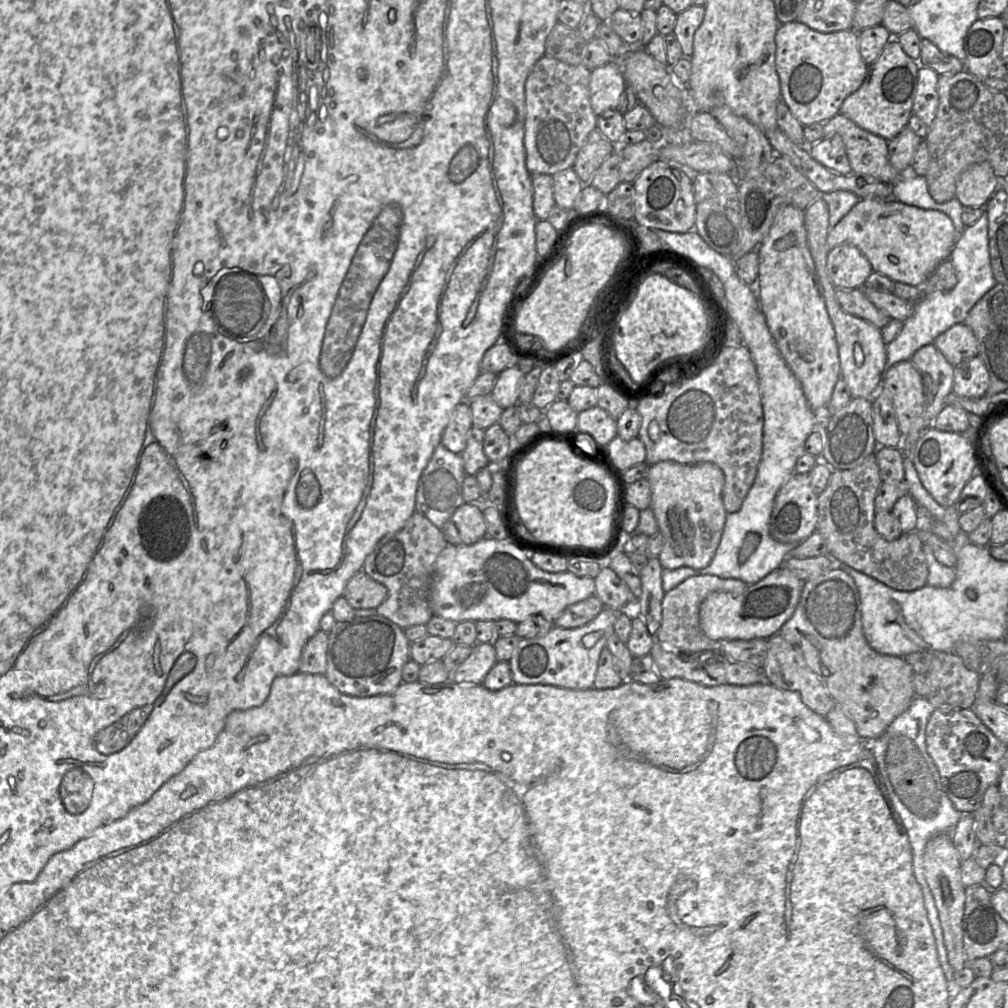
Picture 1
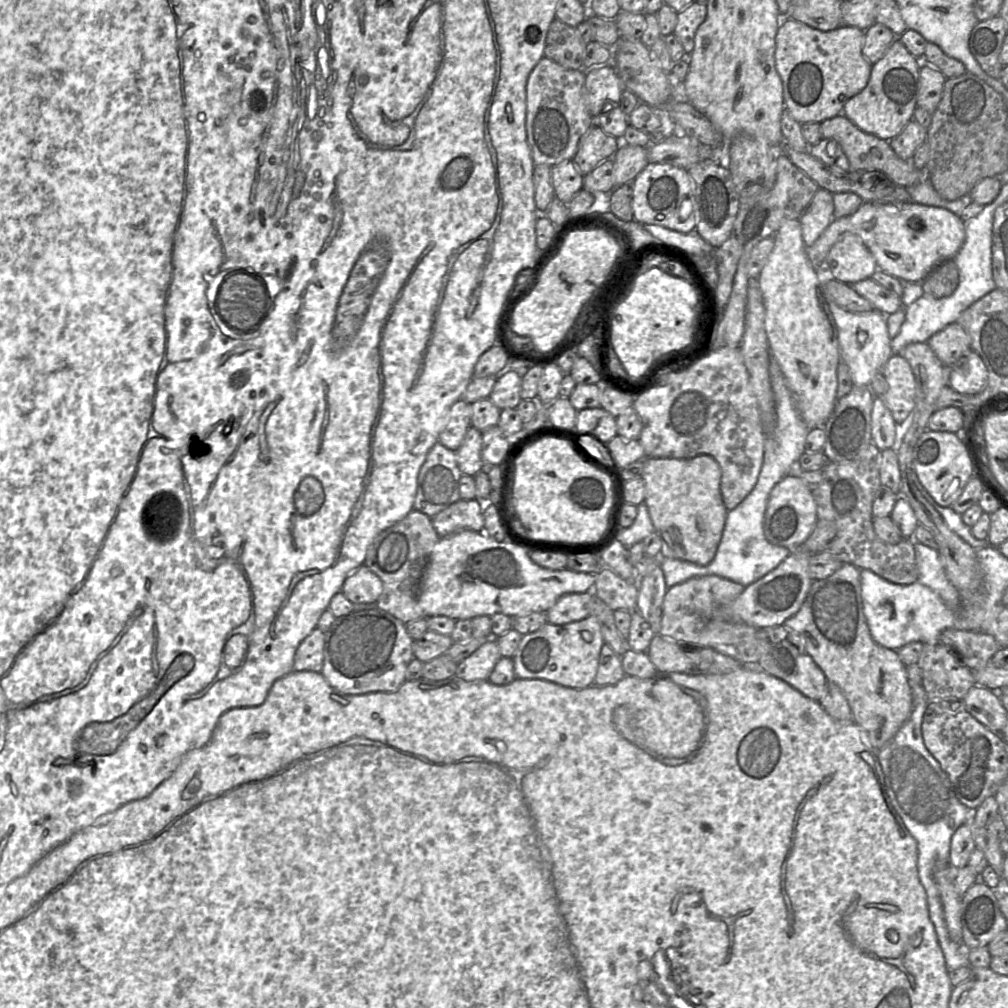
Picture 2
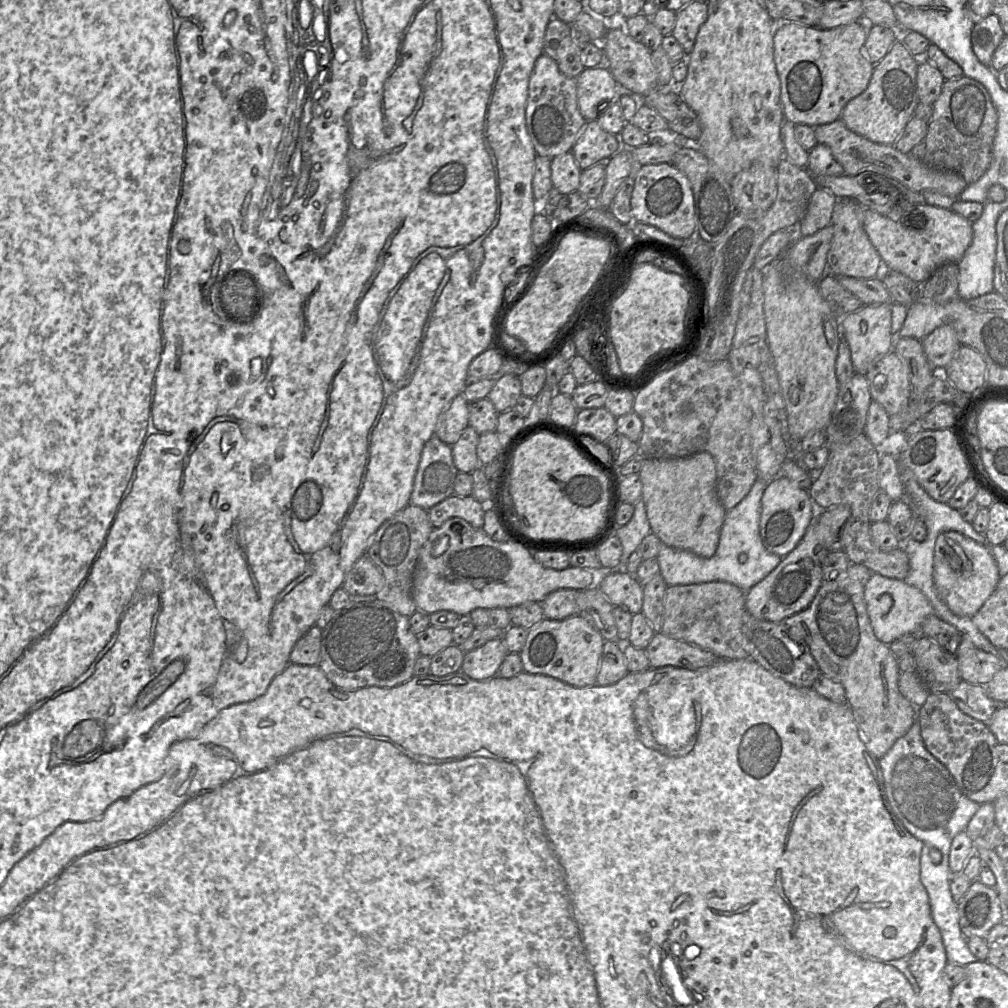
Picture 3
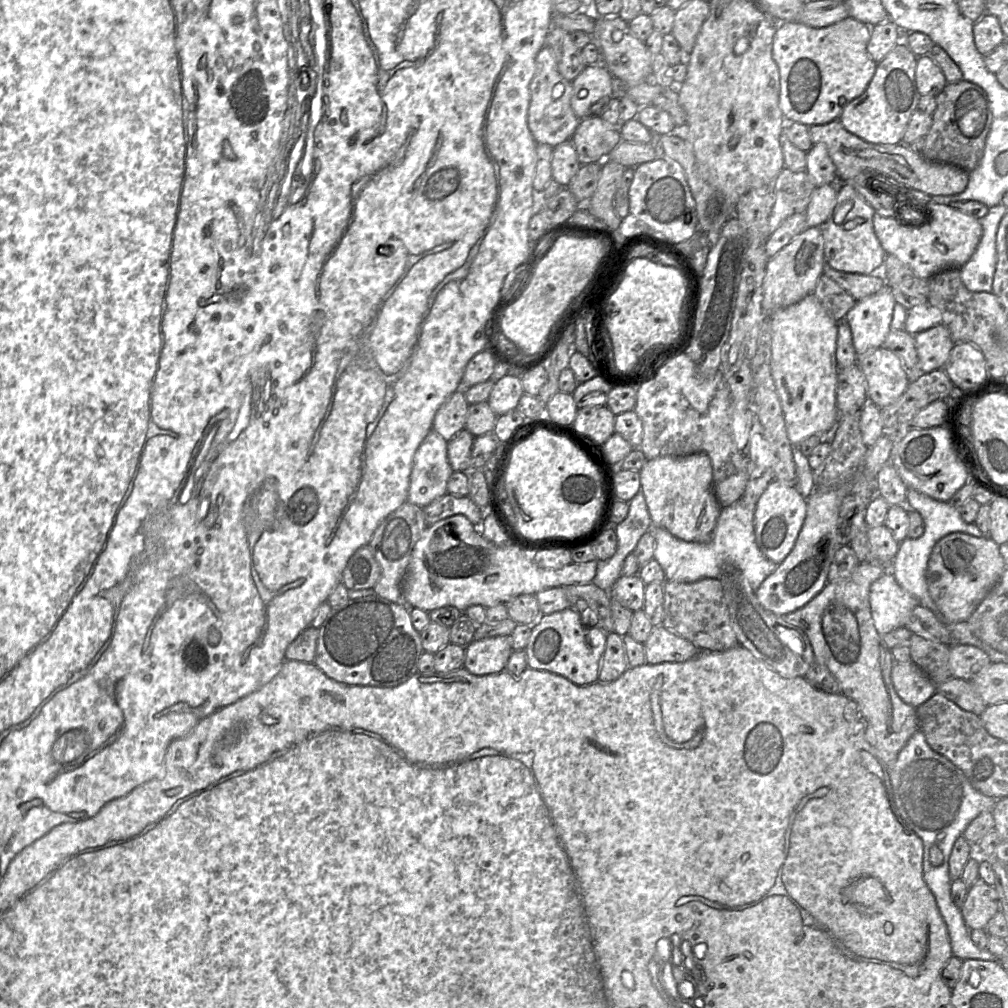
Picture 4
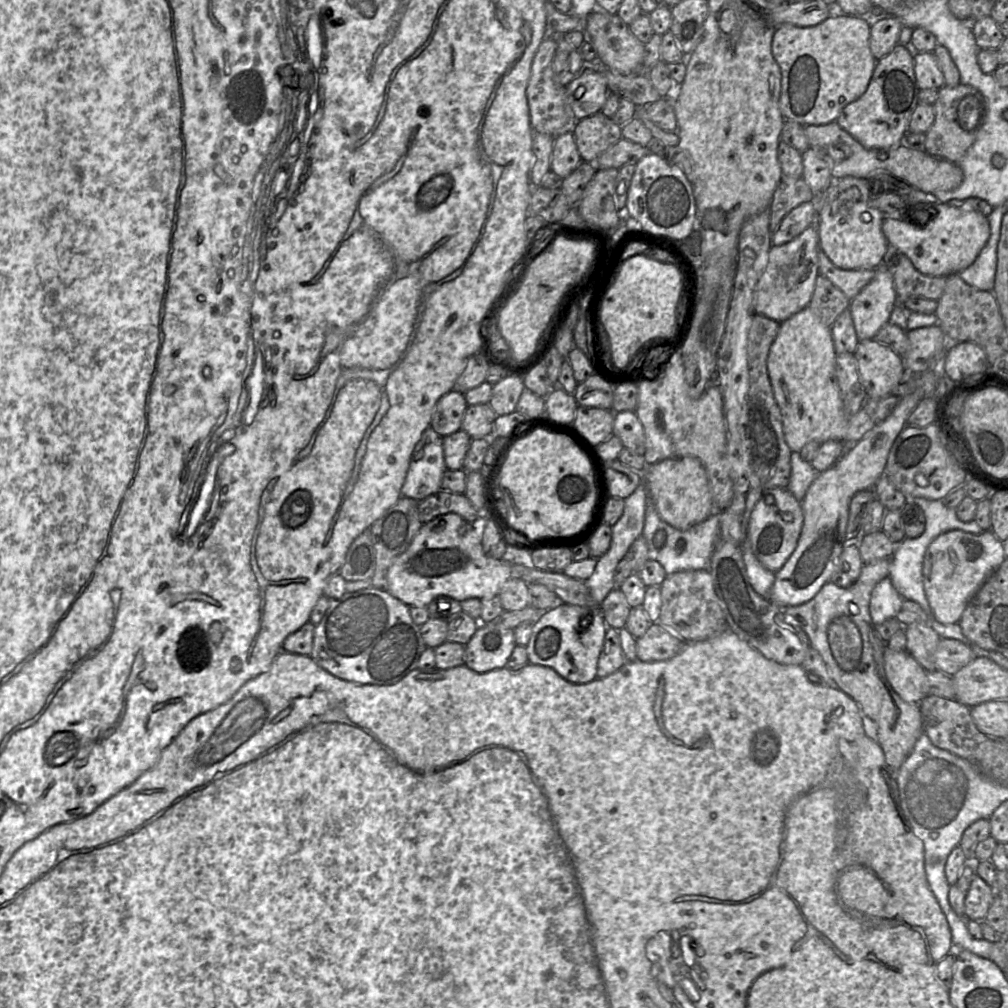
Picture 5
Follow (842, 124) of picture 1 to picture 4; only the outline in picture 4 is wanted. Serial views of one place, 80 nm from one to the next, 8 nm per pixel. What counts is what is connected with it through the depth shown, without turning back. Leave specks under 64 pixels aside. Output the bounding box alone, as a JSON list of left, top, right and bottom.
[809,120,969,196]

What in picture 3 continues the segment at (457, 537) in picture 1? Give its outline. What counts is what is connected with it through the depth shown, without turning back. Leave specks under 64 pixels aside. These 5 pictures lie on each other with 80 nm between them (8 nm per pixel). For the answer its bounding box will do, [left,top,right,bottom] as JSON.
[427,495,484,528]

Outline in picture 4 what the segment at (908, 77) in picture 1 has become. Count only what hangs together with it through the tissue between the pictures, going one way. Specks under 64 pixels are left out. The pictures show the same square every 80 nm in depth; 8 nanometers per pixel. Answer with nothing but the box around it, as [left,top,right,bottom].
[839,41,921,144]

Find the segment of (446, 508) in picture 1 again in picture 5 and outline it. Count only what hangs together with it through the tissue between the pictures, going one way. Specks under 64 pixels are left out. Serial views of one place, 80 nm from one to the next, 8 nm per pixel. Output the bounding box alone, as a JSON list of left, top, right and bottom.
[401,426,446,500]

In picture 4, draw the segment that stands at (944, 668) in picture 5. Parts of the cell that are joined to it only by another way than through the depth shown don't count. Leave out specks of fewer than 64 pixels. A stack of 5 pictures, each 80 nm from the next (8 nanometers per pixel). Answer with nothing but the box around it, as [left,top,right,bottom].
[949,644,991,681]

